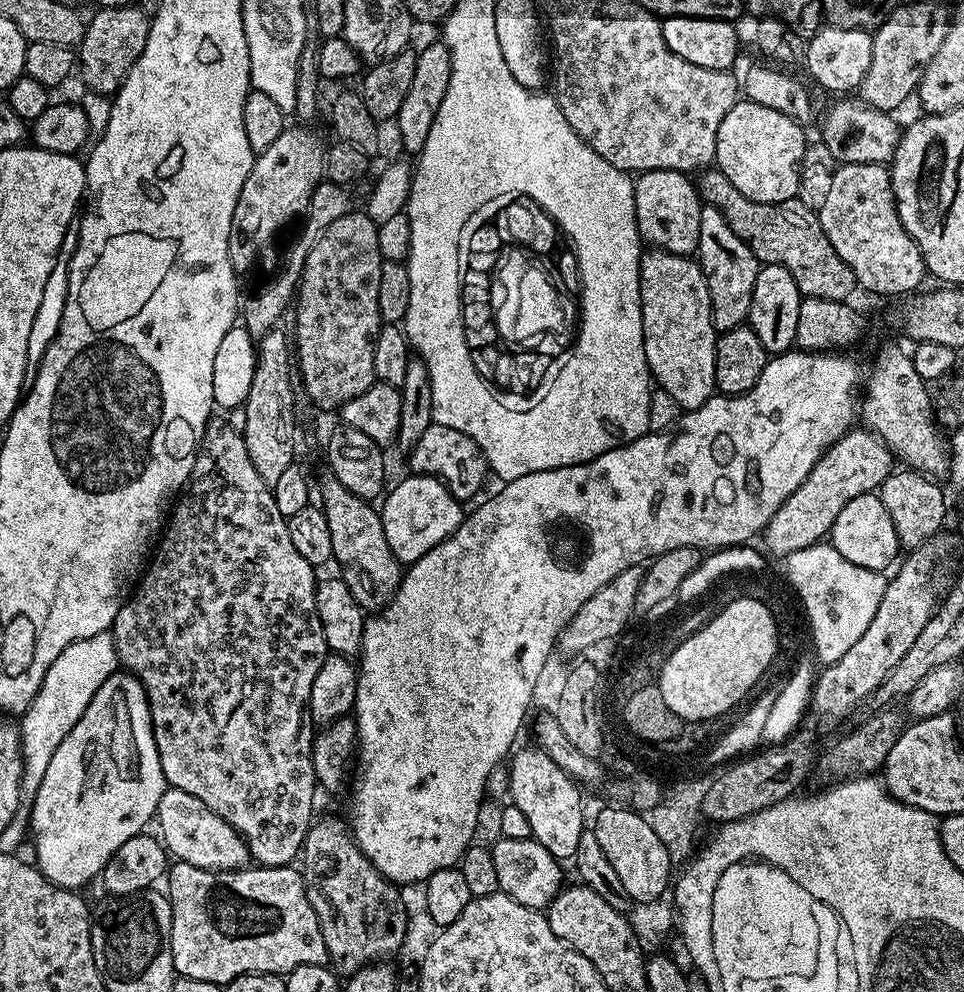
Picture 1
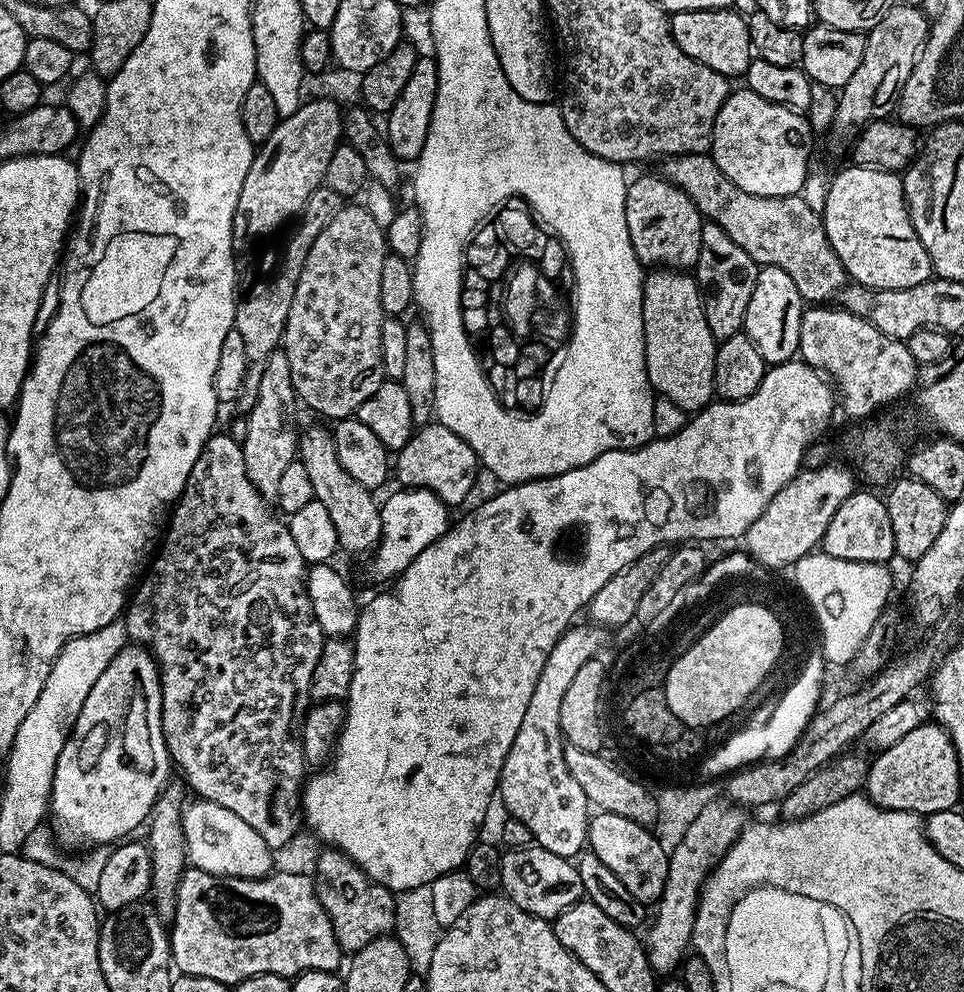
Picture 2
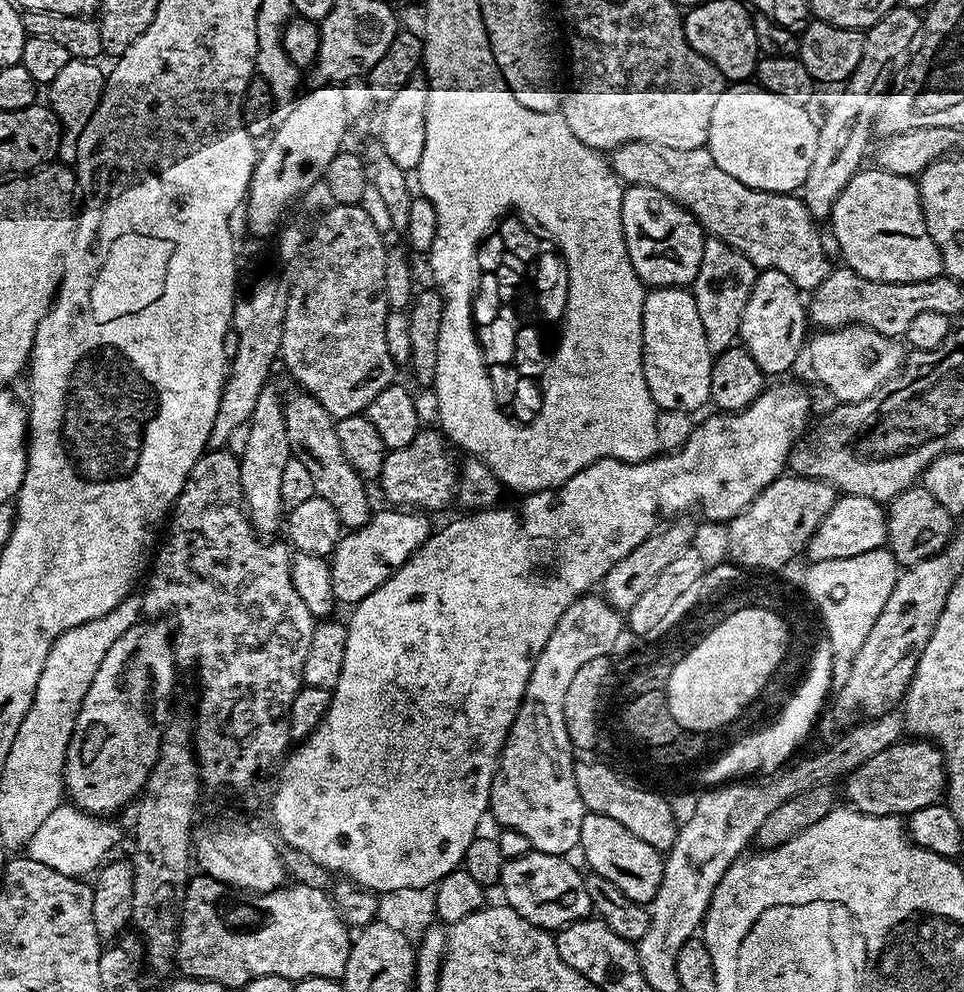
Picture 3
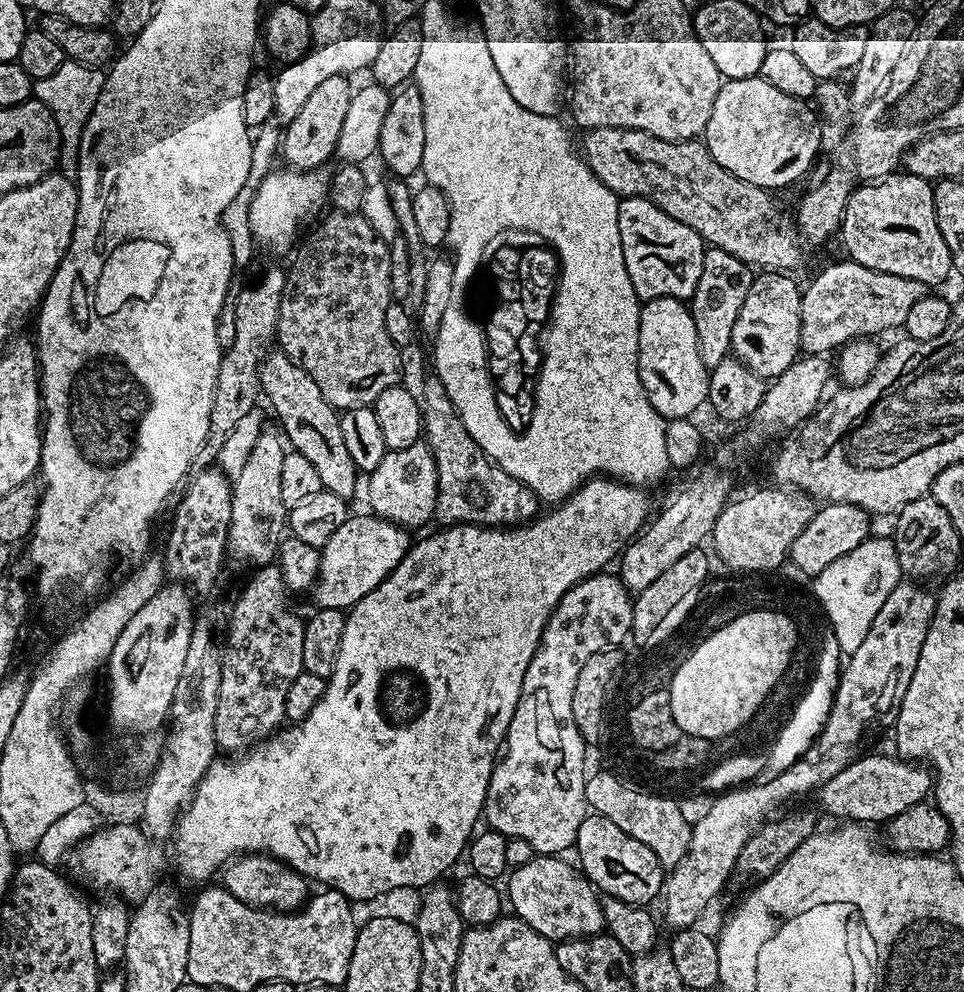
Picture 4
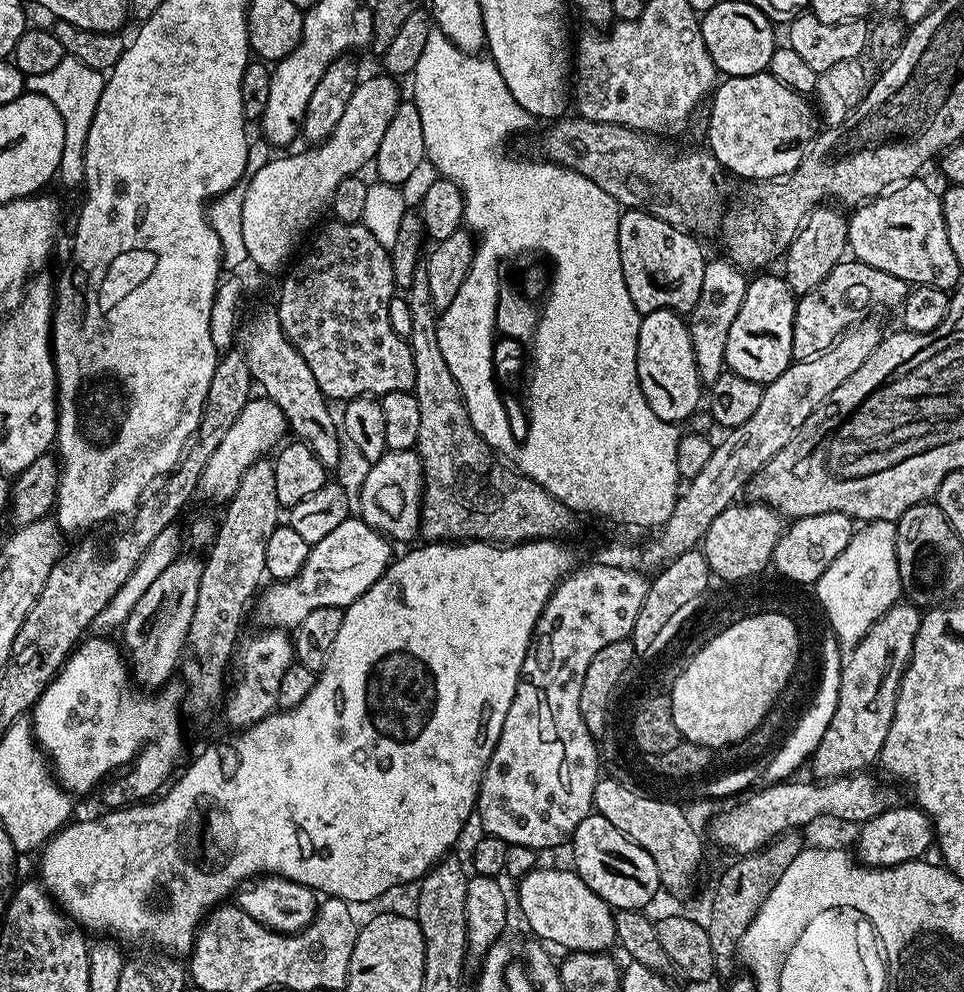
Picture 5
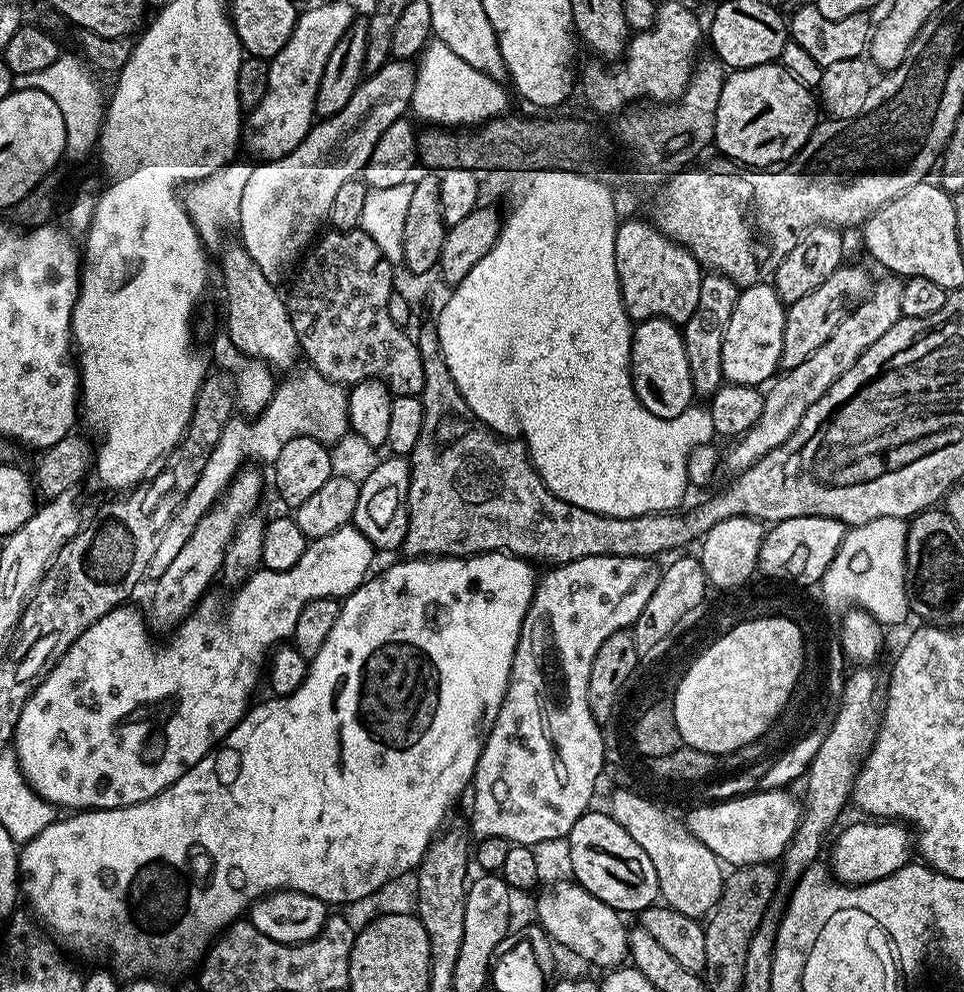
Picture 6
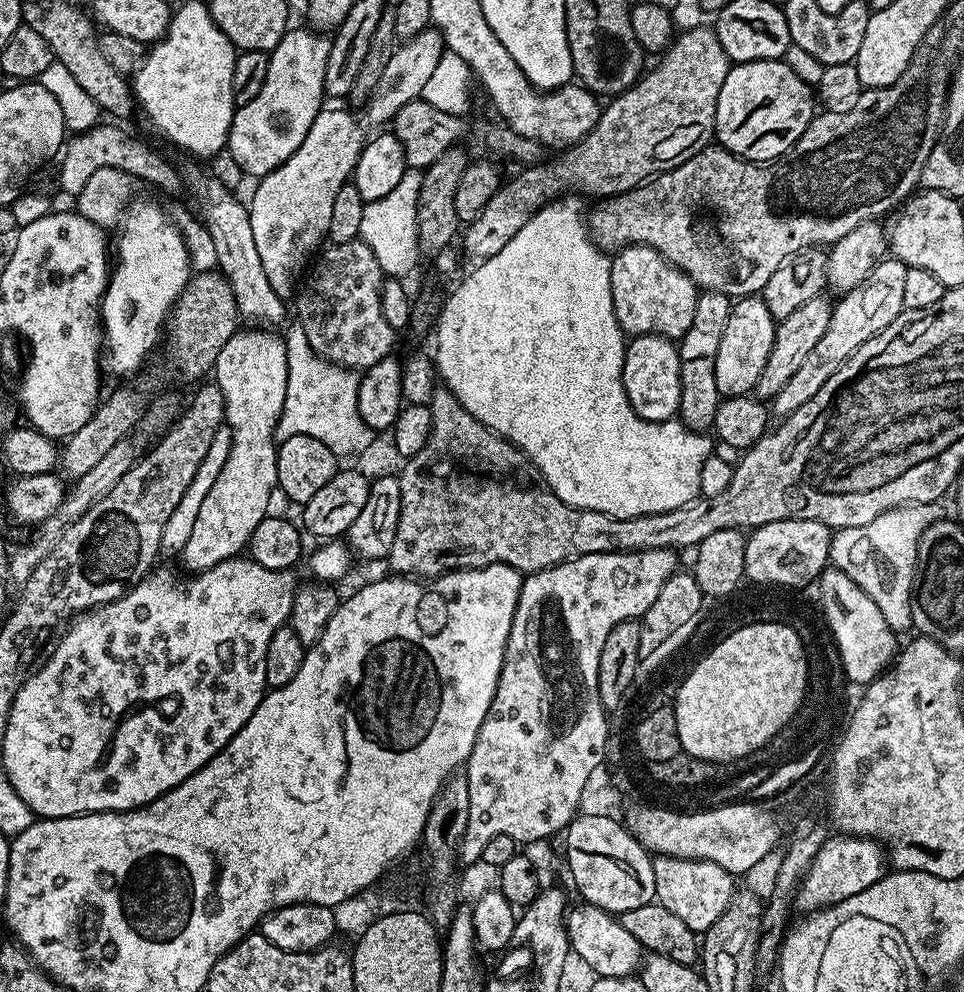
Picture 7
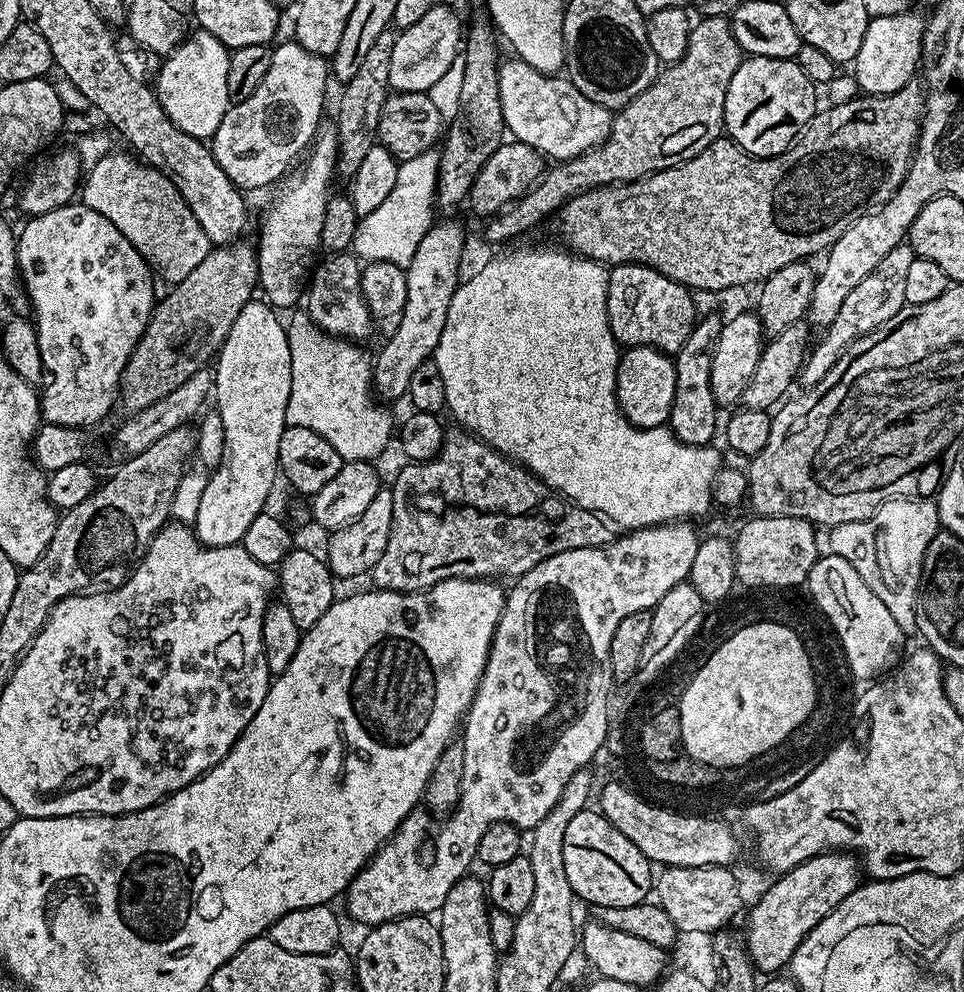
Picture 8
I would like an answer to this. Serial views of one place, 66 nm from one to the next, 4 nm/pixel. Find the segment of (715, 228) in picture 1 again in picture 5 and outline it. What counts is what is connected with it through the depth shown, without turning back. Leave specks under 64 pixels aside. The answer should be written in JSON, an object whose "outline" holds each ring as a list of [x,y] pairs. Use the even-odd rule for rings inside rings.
{"outline":[[[727,258],[709,259],[704,265],[698,302],[686,316],[701,385],[711,386],[726,371],[726,338],[730,335],[730,326],[734,323],[734,318],[738,318],[738,310],[742,310],[742,298],[746,298],[748,282],[749,277]]]}

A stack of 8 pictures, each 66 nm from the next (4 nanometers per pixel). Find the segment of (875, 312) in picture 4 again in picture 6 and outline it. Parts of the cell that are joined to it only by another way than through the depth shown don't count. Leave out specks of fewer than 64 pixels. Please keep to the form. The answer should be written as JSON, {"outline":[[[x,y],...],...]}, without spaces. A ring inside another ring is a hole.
{"outline":[[[842,266],[818,286],[818,290],[810,290],[803,298],[798,298],[798,302],[787,305],[786,308],[786,330],[782,334],[782,358],[780,368],[787,370],[794,366],[802,366],[822,342],[834,334],[834,330],[842,322],[842,318],[851,312],[870,291],[870,279],[860,268],[848,268]]]}

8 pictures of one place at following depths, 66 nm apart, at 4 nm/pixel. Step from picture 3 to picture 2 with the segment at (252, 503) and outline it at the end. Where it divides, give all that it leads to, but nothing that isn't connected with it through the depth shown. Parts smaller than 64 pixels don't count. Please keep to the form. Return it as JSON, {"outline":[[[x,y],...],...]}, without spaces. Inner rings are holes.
{"outline":[[[277,350],[272,352],[268,361],[264,363],[262,382],[258,382],[258,398],[252,409],[246,414],[247,433],[246,440],[242,444],[246,474],[250,478],[250,482],[254,482],[260,495],[269,502],[275,501],[278,494],[278,482],[282,479],[286,466],[290,466],[290,462],[297,459],[298,456],[298,427],[296,428],[295,422],[292,421],[292,411],[295,408],[298,408],[298,397],[290,378],[290,362],[284,351]]]}

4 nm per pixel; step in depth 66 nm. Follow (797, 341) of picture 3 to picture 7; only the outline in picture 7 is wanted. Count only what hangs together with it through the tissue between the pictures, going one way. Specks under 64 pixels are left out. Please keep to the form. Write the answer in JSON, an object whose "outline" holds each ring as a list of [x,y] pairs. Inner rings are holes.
{"outline":[[[759,295],[741,296],[733,303],[726,330],[722,330],[722,338],[718,342],[718,362],[714,366],[721,397],[747,396],[755,389],[766,367],[766,358],[770,358],[777,323]]]}

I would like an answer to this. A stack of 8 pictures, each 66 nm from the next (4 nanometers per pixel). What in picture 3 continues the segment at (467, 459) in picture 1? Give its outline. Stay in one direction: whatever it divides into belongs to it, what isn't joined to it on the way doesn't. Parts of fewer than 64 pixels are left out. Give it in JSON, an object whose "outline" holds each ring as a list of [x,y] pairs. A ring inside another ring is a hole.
{"outline":[[[425,427],[420,431],[410,446],[393,448],[385,455],[378,483],[389,505],[433,514],[448,503],[453,503],[458,472],[454,464],[452,468],[449,441],[435,427],[432,428]]]}

